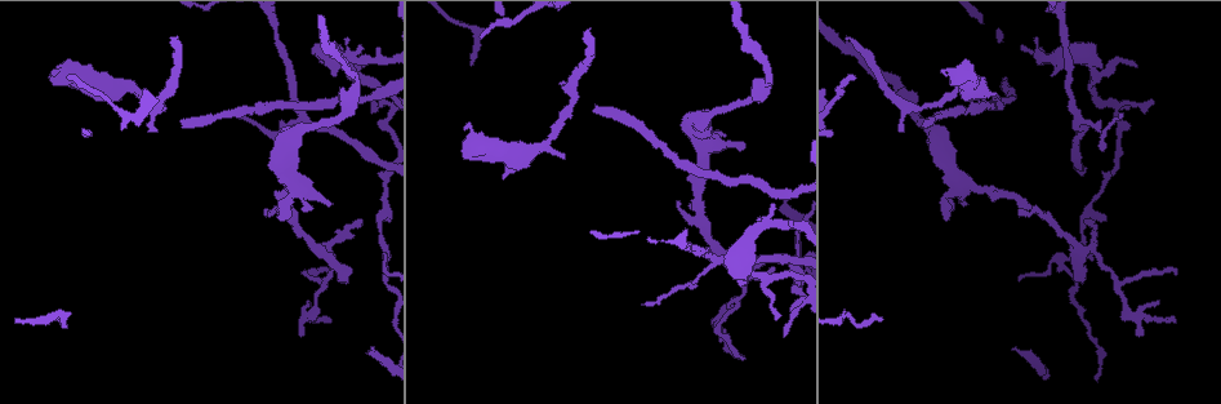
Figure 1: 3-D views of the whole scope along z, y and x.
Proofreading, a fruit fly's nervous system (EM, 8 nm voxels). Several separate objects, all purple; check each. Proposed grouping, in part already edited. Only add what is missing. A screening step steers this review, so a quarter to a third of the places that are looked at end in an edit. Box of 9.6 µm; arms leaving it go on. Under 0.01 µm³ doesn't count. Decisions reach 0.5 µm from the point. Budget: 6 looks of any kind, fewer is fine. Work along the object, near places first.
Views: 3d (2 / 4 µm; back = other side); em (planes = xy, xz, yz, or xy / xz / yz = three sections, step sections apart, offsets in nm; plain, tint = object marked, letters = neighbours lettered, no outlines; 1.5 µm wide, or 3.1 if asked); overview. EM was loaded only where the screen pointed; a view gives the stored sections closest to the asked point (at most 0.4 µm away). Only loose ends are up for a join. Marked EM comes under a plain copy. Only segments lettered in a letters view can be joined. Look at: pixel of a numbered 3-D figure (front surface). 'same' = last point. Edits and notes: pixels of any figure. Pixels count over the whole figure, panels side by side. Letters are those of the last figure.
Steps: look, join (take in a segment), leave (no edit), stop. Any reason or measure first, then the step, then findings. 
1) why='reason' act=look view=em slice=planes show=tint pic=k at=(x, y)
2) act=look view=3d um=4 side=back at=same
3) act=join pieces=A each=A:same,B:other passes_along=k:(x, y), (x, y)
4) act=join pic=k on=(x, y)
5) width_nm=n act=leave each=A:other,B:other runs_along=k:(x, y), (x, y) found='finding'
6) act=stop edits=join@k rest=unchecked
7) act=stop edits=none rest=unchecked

why='free end' act=look view=3d um=4 pic=1 at=(176, 39)

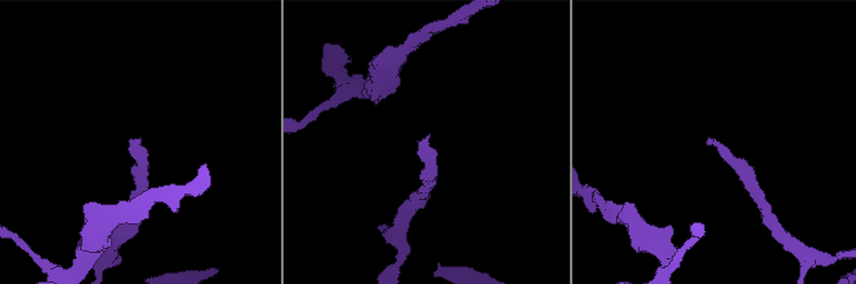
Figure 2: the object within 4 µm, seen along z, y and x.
act=look view=em slice=planes show=letters pic=2 at=(430, 134)

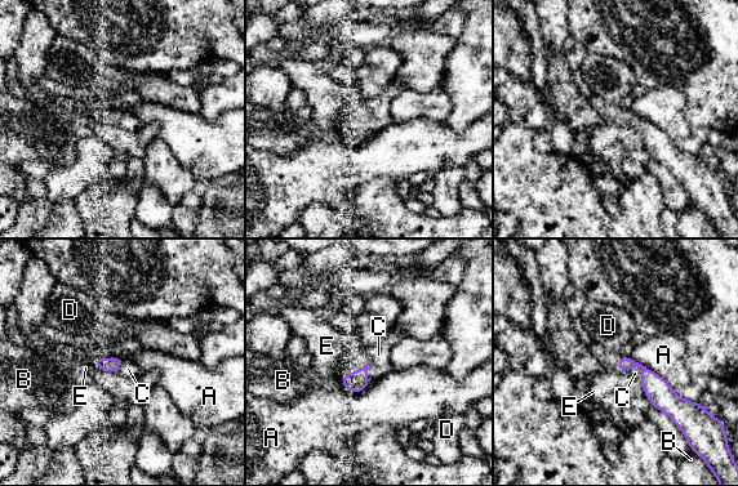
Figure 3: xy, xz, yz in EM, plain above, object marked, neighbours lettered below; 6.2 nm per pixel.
act=join pieces=C each=A:other,B:other,C:same,D:other,E:other found='the neuron continues'

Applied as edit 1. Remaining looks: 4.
why='an open end' act=look view=em slice=planes show=letters pic=1 at=(996, 96)

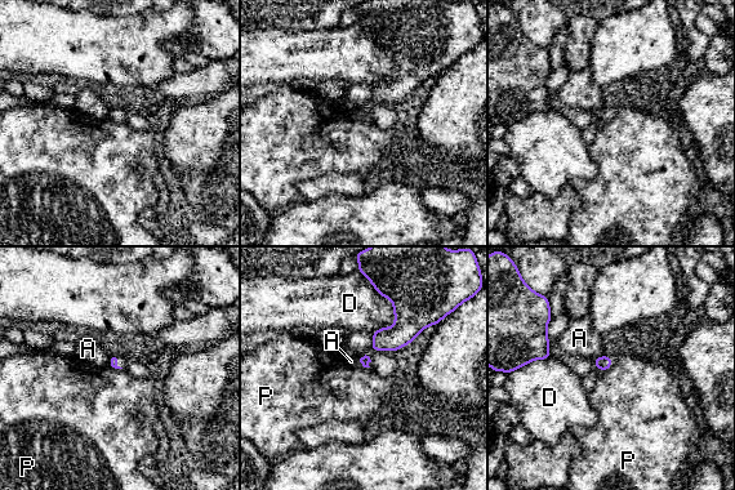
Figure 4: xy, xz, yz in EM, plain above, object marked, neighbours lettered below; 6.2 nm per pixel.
act=leave each=A:other,D:other,P:other border=4:(613, 365), (600, 372) found='none of them fits'

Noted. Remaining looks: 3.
why='end of a long branch' act=look view=em slice=yz step=8 show=tint pic=1 at=(481, 36)

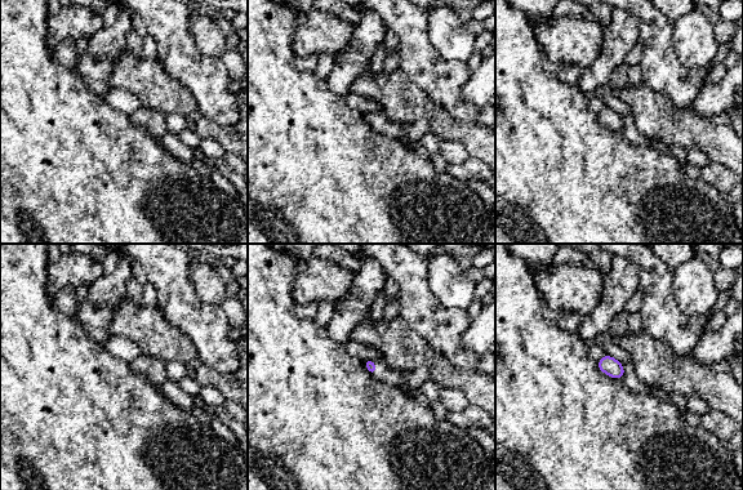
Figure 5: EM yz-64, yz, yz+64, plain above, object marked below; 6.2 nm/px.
why='another direction' act=look view=em slice=planes show=letters at=same

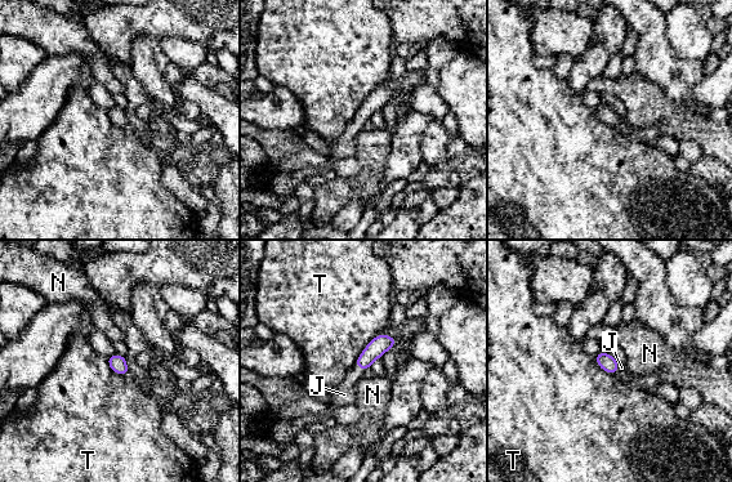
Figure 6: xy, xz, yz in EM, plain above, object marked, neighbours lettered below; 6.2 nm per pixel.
act=join pieces=J each=J:same,N:other,T:other passes_along=6:(607, 362), (617, 367), (621, 367) found='it goes on there'

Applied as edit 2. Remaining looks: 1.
act=stop edits=join@3,join@6 rest=unchecked

